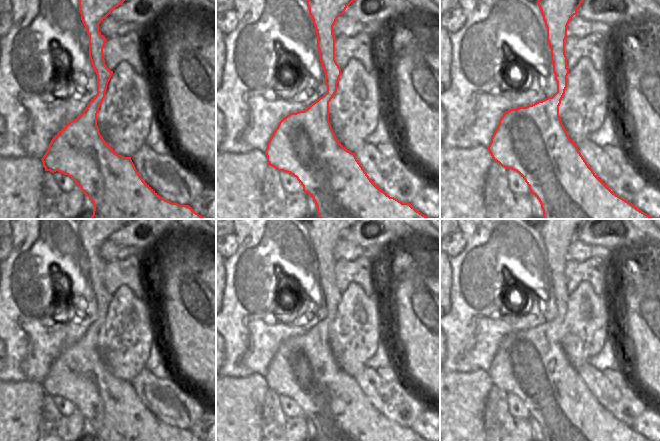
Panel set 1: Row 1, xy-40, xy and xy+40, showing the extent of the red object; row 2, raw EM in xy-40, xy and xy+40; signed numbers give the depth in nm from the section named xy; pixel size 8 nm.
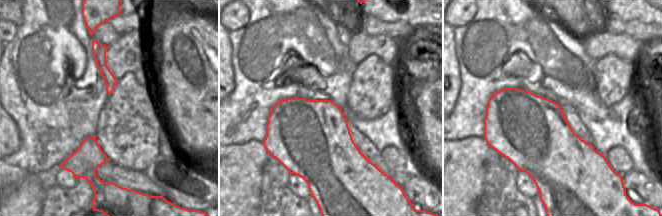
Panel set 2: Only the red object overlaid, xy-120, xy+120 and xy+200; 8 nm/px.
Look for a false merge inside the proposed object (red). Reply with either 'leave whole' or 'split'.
leave whole

